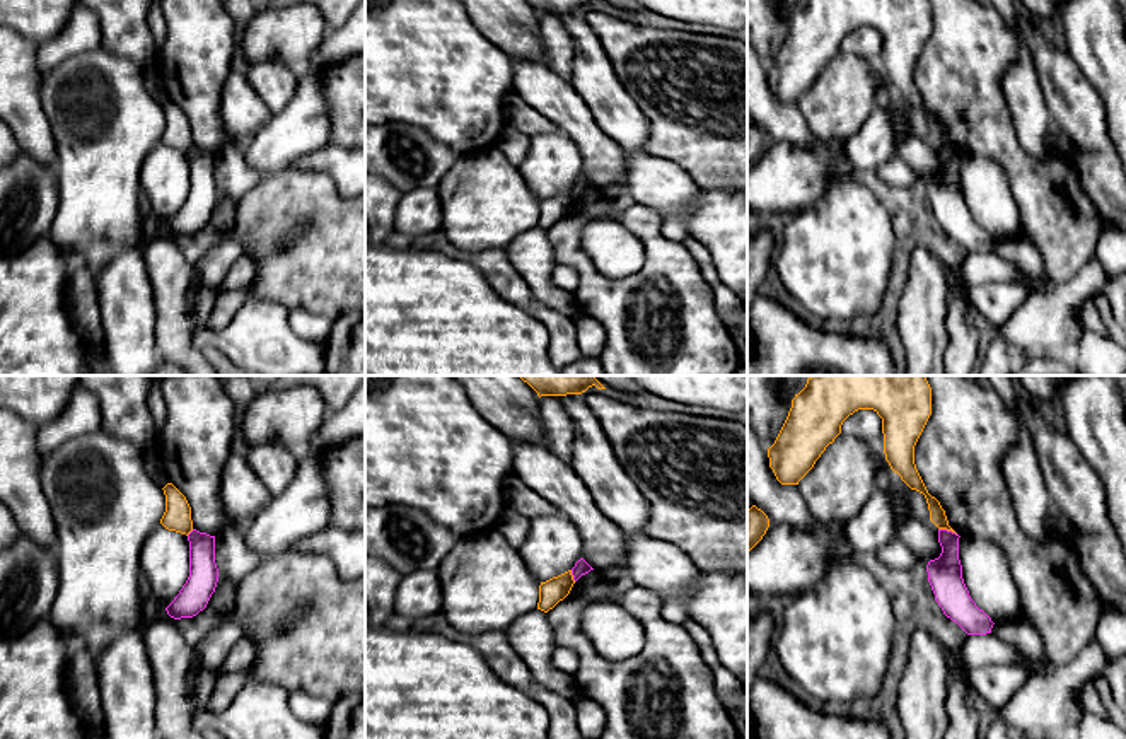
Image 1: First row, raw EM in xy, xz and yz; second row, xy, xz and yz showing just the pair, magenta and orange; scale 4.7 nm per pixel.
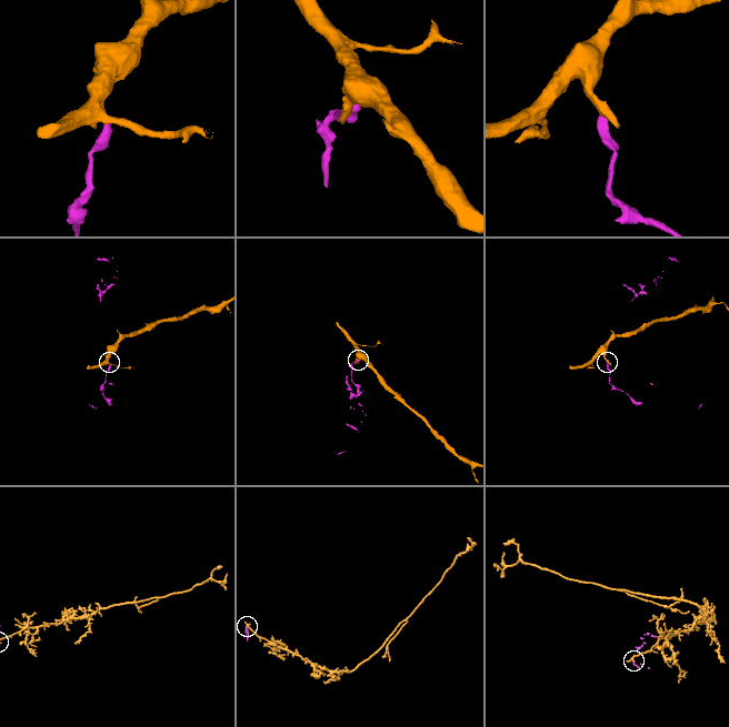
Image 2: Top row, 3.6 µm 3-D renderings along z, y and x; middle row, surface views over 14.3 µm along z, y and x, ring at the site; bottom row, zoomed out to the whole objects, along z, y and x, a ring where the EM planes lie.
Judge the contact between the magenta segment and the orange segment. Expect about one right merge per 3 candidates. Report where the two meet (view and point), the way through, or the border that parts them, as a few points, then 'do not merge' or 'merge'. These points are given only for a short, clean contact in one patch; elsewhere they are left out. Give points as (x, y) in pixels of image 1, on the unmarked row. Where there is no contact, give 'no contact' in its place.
meets magenta in yz at (946, 147); border along yz (939, 145), (951, 147), (956, 152); do not merge

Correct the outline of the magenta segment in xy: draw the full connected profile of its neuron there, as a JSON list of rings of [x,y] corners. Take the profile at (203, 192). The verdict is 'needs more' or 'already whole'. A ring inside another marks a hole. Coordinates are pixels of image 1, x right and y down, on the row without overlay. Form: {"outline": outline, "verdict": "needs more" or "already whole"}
{"outline": [[[193,147],[189,159],[189,195],[174,218],[165,225],[174,237],[193,236],[203,229],[215,210],[218,186],[215,181],[215,154]]], "verdict": "already whole"}

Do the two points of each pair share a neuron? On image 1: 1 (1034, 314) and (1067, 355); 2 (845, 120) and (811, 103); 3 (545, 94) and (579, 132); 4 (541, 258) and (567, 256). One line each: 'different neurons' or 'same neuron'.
1: same neuron
2: same neuron
3: same neuron
4: different neurons

